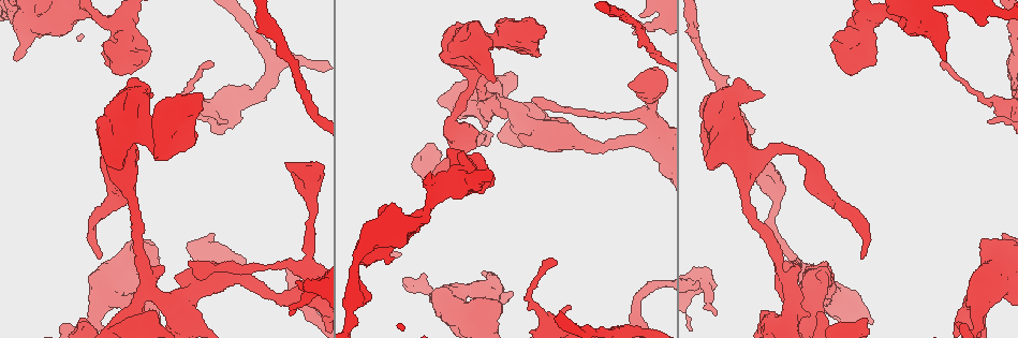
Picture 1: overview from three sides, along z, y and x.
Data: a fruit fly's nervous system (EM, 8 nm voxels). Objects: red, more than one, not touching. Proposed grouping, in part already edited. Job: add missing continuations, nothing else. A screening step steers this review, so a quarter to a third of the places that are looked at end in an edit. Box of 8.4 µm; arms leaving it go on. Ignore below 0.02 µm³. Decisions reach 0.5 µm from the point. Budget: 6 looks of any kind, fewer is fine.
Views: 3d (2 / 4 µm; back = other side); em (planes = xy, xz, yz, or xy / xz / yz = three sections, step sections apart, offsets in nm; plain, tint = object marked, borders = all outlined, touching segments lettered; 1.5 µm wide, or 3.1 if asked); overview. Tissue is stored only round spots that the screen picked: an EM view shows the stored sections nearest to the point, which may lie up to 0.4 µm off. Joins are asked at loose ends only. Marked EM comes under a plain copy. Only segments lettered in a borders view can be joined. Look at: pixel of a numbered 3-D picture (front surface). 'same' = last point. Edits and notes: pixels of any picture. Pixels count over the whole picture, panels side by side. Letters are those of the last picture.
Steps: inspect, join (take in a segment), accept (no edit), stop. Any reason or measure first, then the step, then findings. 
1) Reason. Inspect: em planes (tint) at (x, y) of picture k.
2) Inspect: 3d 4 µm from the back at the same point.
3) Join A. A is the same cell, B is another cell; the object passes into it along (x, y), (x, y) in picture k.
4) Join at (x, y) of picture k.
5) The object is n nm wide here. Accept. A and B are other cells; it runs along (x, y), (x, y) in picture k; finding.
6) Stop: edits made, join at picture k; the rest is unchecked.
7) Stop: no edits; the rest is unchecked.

Branch stops here. Inspect: 3d 4 µm at (715, 314) of picture 1.

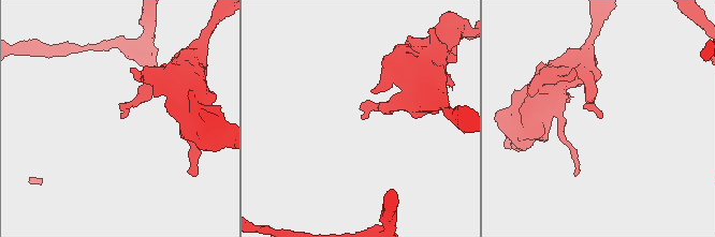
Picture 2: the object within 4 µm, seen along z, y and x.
Need the tissue. Inspect: em xz step 4 (borders) at (122, 117) of picture 2.

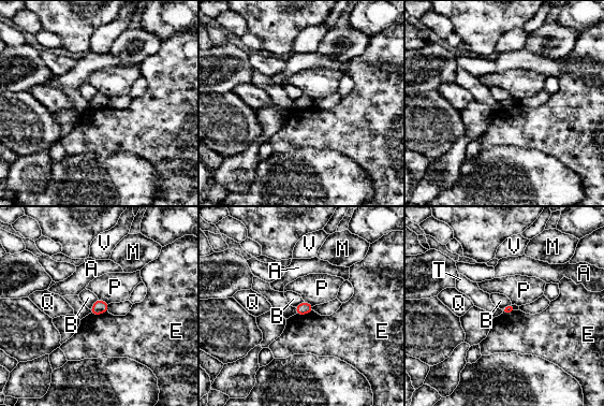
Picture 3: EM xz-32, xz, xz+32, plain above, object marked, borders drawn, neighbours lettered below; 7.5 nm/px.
The longest contact is with E, 140 nm. Accept. A, B, E, M, P, Q, T and V are other cells; none of them fits.

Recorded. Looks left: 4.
Inspect: em xy step 8 (tint) at (497, 80) of picture 1.

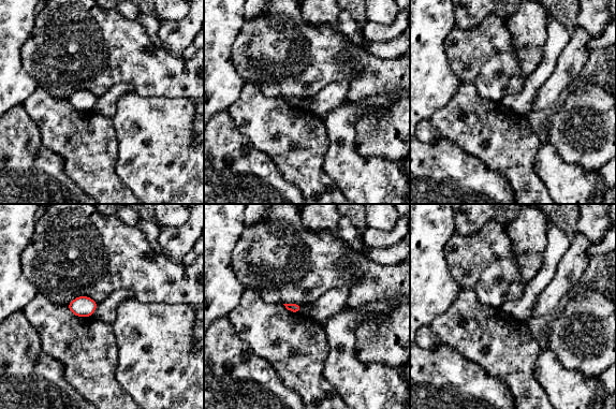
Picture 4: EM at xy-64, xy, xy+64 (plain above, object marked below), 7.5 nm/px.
Another direction. Inspect: em planes (borders) at the same point.

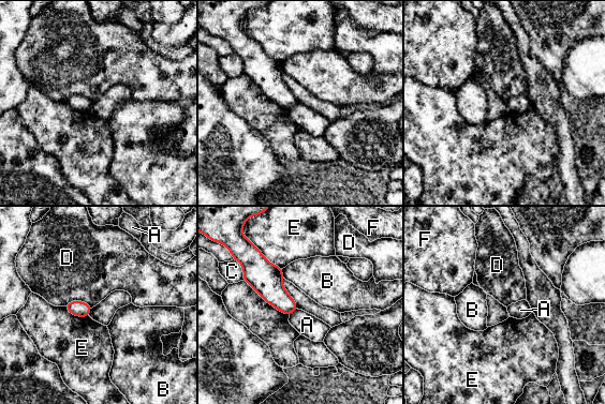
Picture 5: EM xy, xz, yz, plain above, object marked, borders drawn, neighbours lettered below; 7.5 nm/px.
Accept. A, B, C, D, E and F are other cells; a border runs along (297, 309), (290, 315) in picture 5; none of them fits.

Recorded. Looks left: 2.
Stop: no edits; the rest is unchecked.

